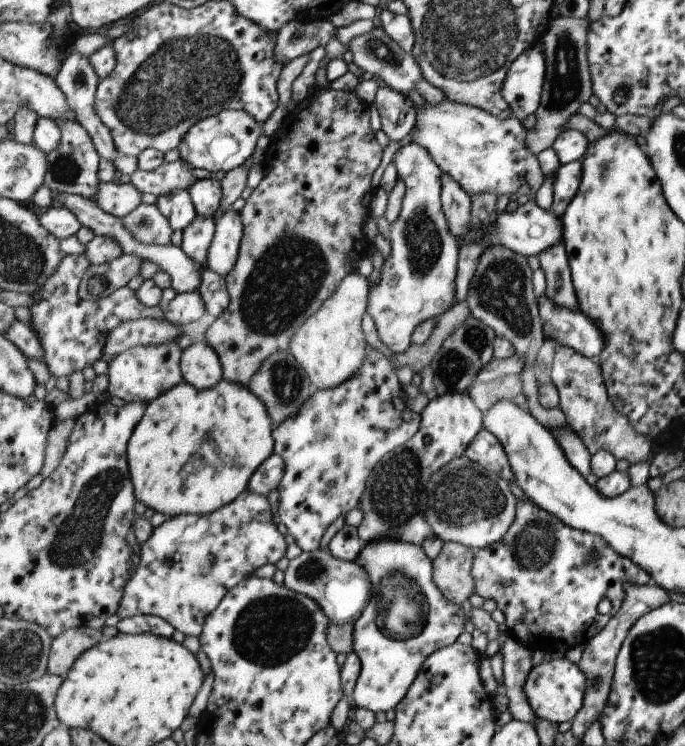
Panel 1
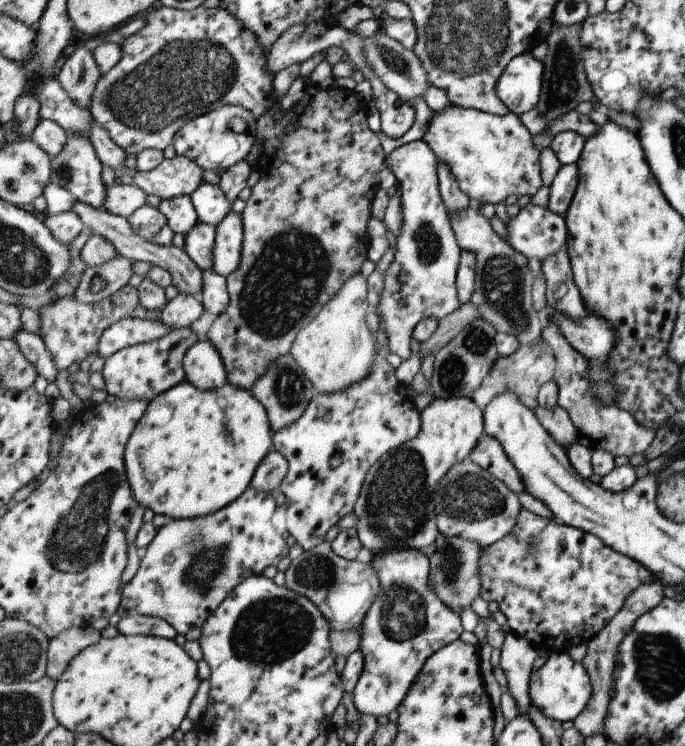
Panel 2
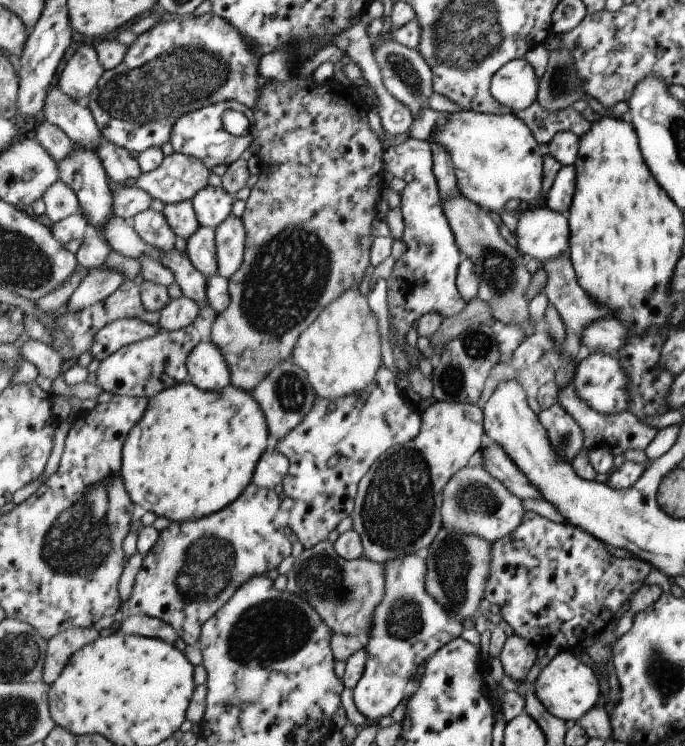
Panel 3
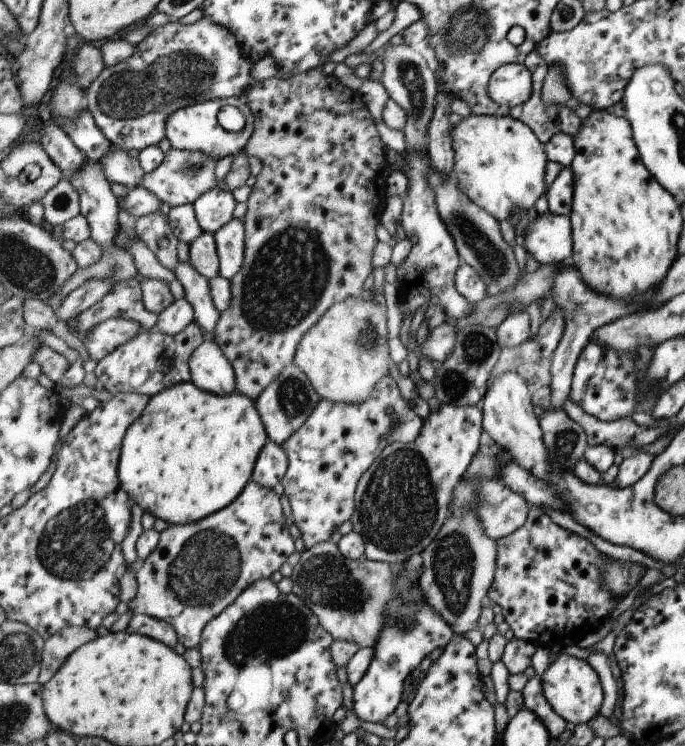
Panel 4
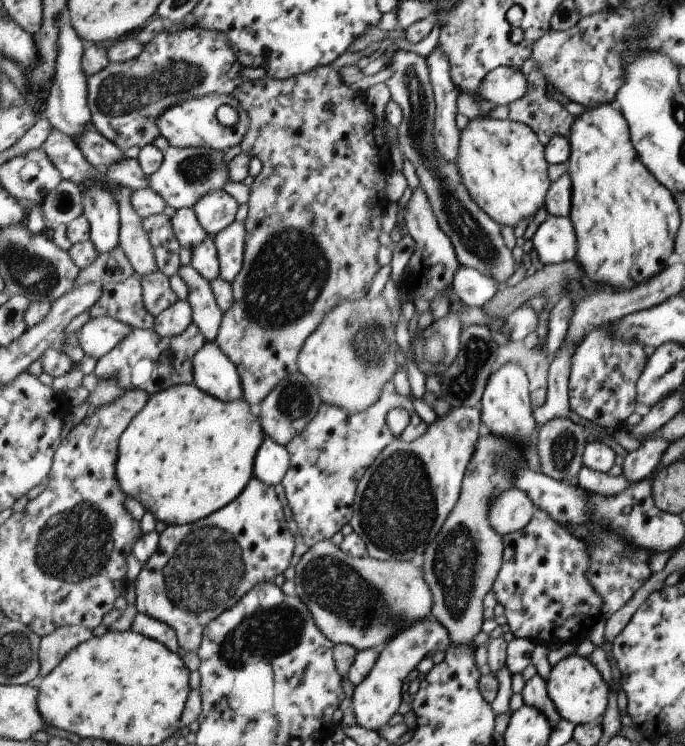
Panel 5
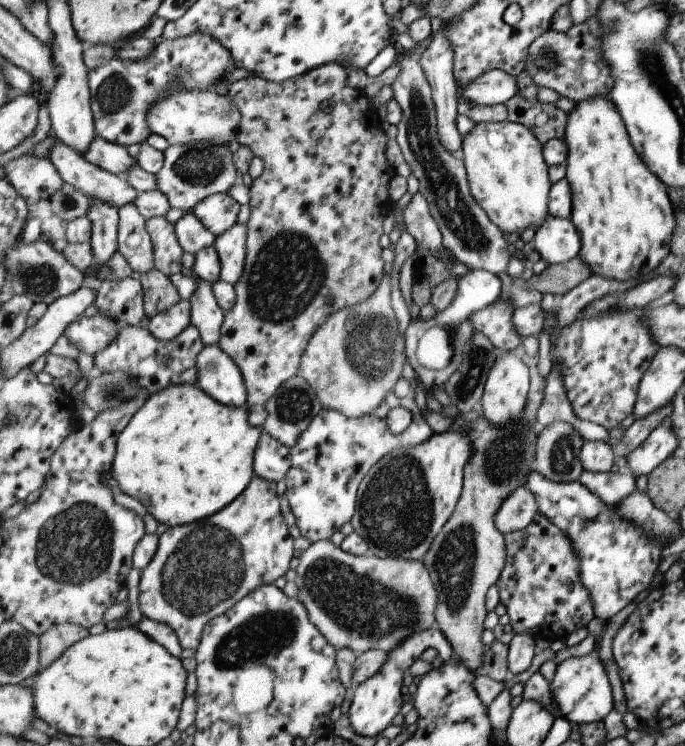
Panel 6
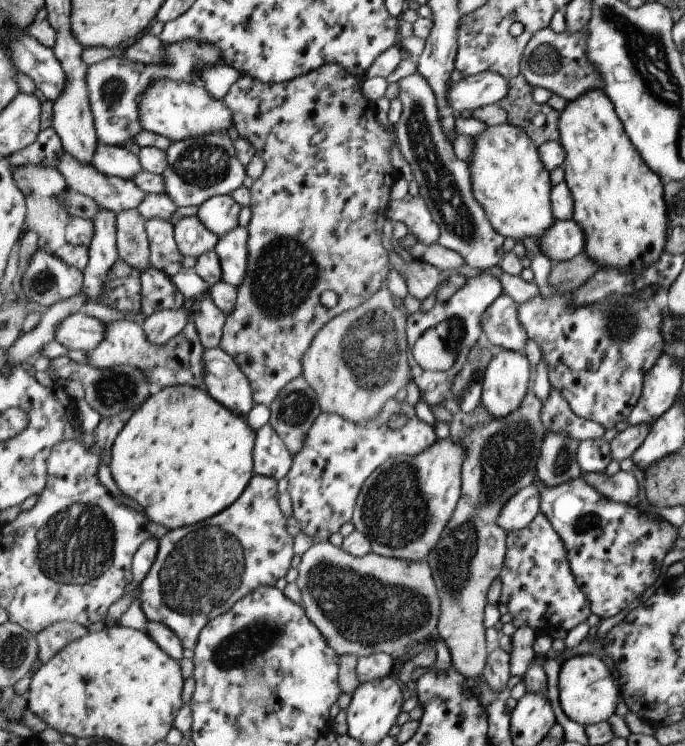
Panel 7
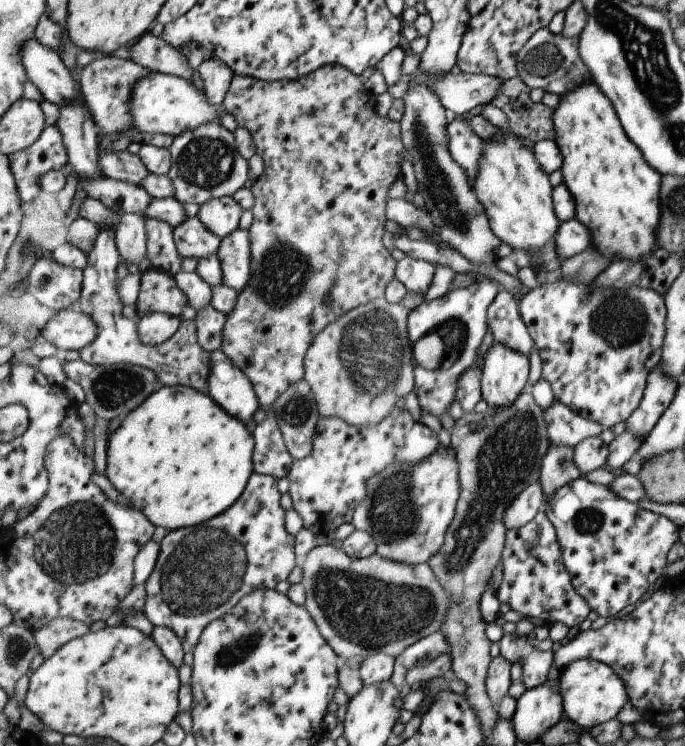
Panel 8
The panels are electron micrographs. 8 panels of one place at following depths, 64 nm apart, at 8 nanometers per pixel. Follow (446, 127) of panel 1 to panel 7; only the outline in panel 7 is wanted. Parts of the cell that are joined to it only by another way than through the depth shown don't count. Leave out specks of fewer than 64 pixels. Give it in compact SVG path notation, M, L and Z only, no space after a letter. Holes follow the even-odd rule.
M509 122L486 126L475 137L475 154L469 164L473 194L488 213L495 230L505 238L541 240L556 223L553 212L551 173L541 160L540 146L523 128Z

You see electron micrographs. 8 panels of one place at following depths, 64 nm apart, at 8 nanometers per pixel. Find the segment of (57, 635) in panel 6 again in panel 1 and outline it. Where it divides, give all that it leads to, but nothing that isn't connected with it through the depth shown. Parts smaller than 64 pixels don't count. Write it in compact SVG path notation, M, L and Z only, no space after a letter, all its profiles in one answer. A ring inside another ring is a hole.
M86 625L63 632L53 639L48 672L66 677L77 660L101 640L101 629L88 628Z

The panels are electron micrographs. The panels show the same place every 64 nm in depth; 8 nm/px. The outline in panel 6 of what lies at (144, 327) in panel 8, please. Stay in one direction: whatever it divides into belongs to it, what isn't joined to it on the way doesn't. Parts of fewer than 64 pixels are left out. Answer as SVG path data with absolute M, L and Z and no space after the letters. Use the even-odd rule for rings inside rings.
M181 300L171 308L152 317L149 330L157 340L169 342L185 332L192 325L192 302Z

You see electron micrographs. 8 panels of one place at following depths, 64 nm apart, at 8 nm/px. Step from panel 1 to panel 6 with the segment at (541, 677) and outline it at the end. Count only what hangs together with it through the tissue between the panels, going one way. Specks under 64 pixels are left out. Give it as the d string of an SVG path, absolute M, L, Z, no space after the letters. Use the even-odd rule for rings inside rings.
M599 649L582 657L569 657L556 668L551 682L552 693L562 716L576 725L600 723L615 708L613 686L599 657Z

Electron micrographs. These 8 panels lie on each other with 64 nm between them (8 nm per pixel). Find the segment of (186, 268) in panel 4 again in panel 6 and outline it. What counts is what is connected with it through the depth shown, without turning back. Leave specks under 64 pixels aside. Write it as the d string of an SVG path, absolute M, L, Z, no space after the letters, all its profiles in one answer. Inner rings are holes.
M193 269L185 271L199 280L199 288L190 299L192 324L200 330L206 345L218 344L221 340L226 313L217 302L214 286L207 280L201 279Z

